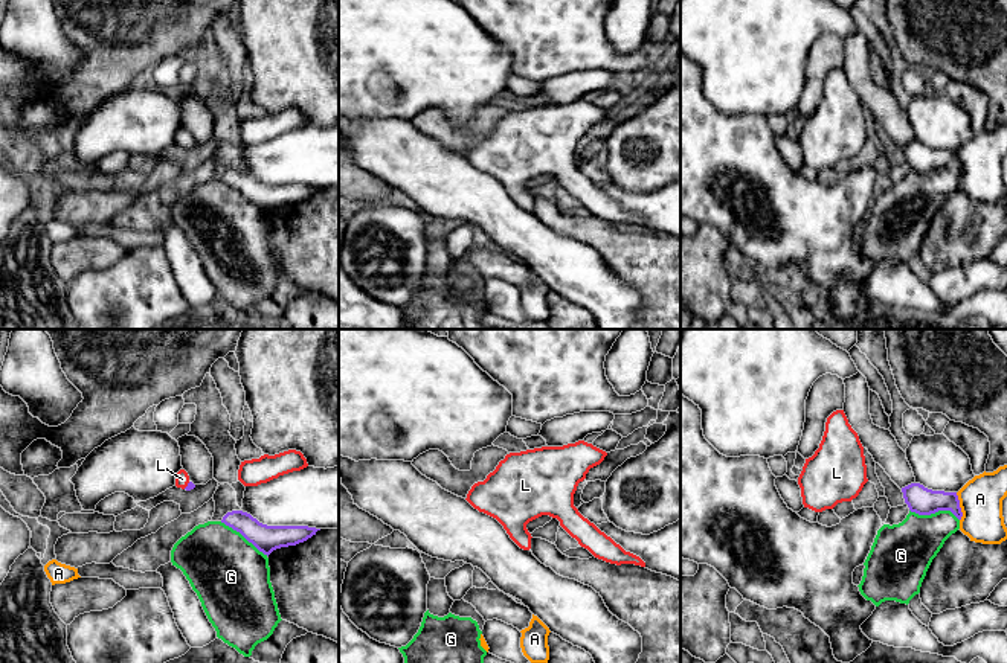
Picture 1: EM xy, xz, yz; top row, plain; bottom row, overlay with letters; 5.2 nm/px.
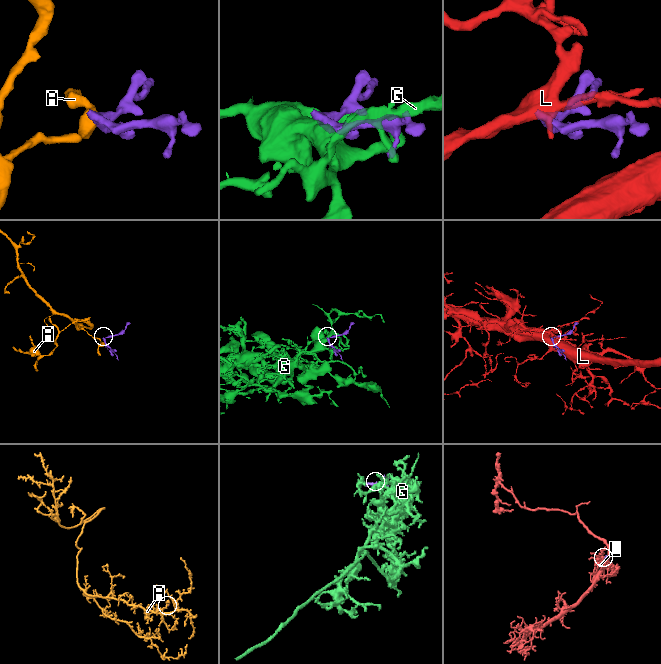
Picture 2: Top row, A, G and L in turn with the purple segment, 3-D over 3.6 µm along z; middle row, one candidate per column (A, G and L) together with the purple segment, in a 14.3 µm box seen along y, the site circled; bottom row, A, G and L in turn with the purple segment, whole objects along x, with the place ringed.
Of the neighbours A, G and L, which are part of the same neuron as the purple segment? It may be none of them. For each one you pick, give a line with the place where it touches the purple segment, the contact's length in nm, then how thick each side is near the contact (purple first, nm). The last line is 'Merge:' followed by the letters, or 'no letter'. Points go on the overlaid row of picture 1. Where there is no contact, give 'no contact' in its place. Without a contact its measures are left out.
L: xy (188, 485) | 50 nm | 40/80 nm
Merge: L

